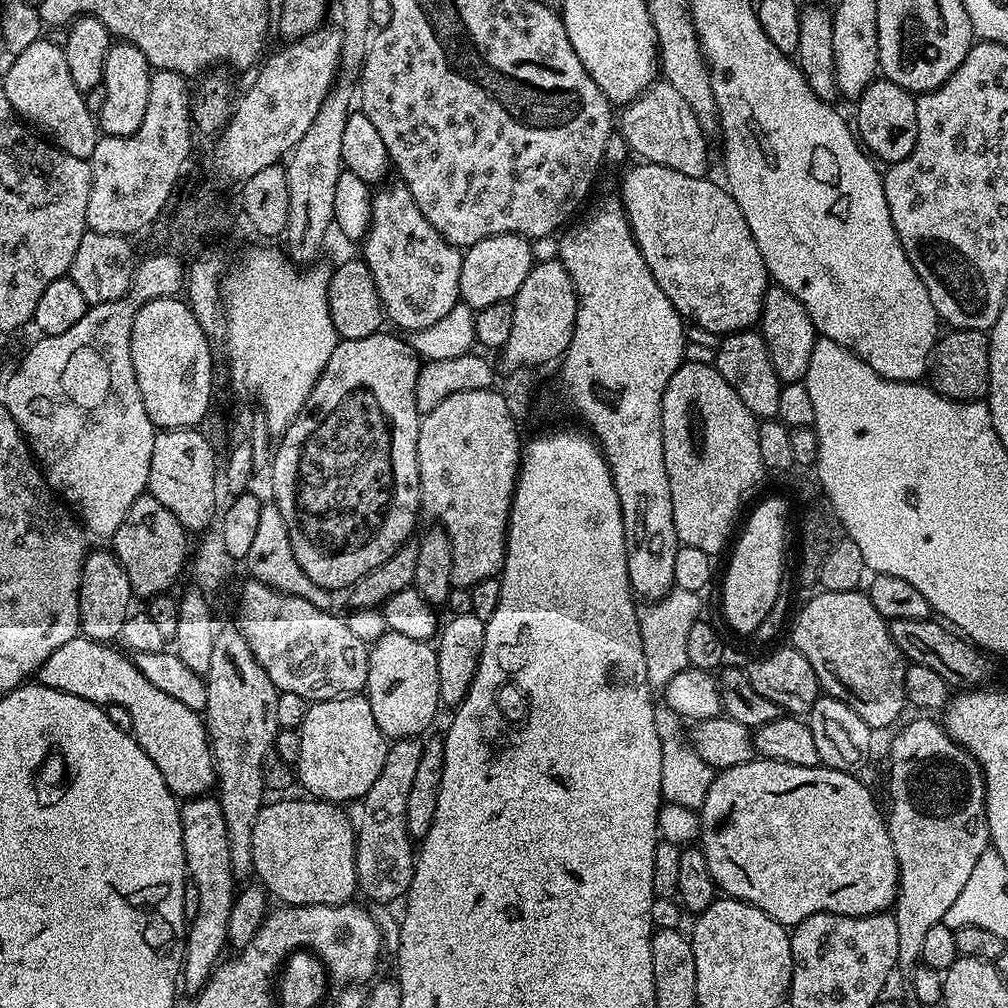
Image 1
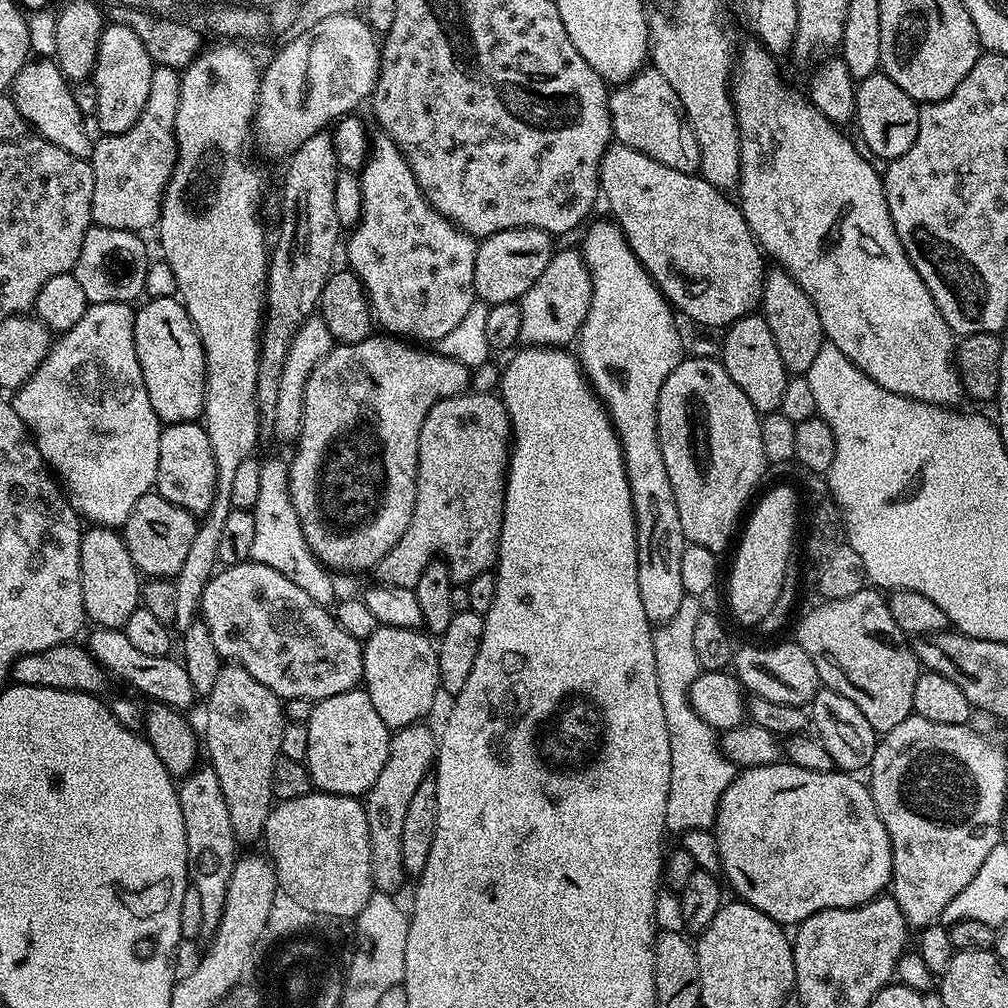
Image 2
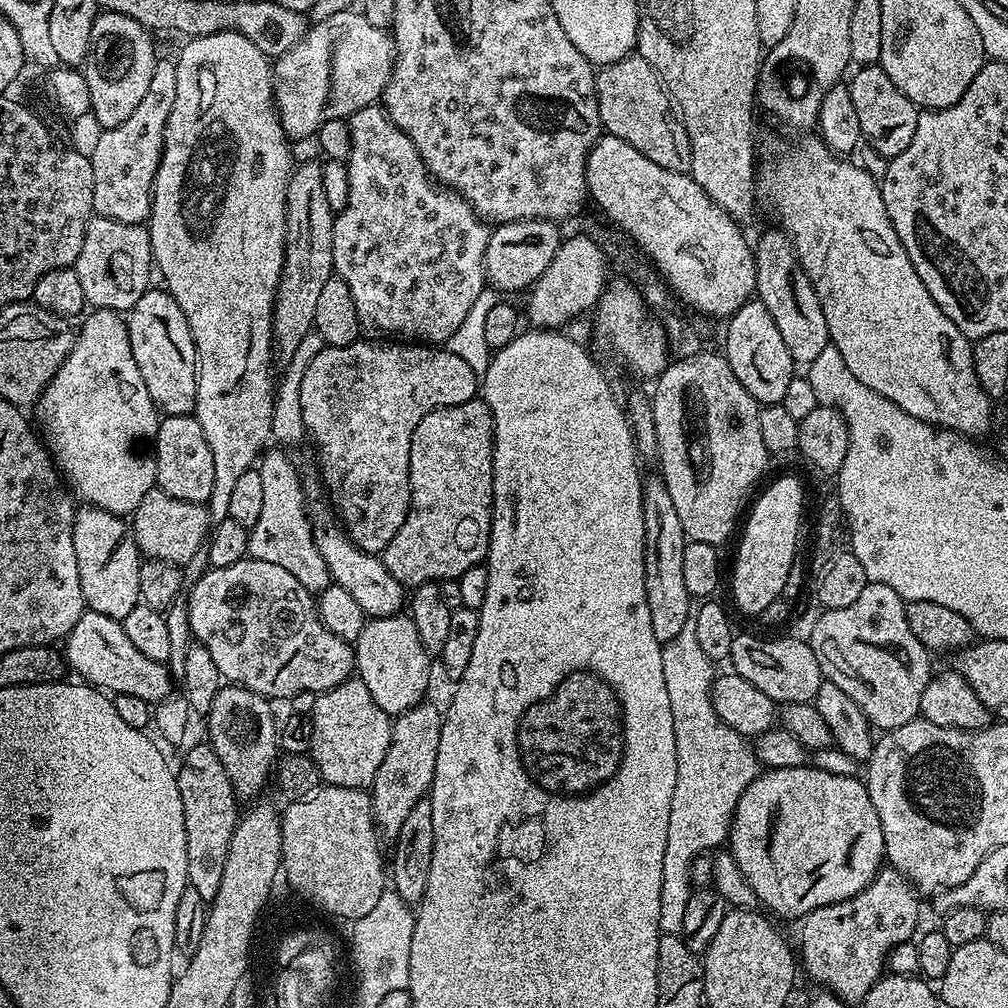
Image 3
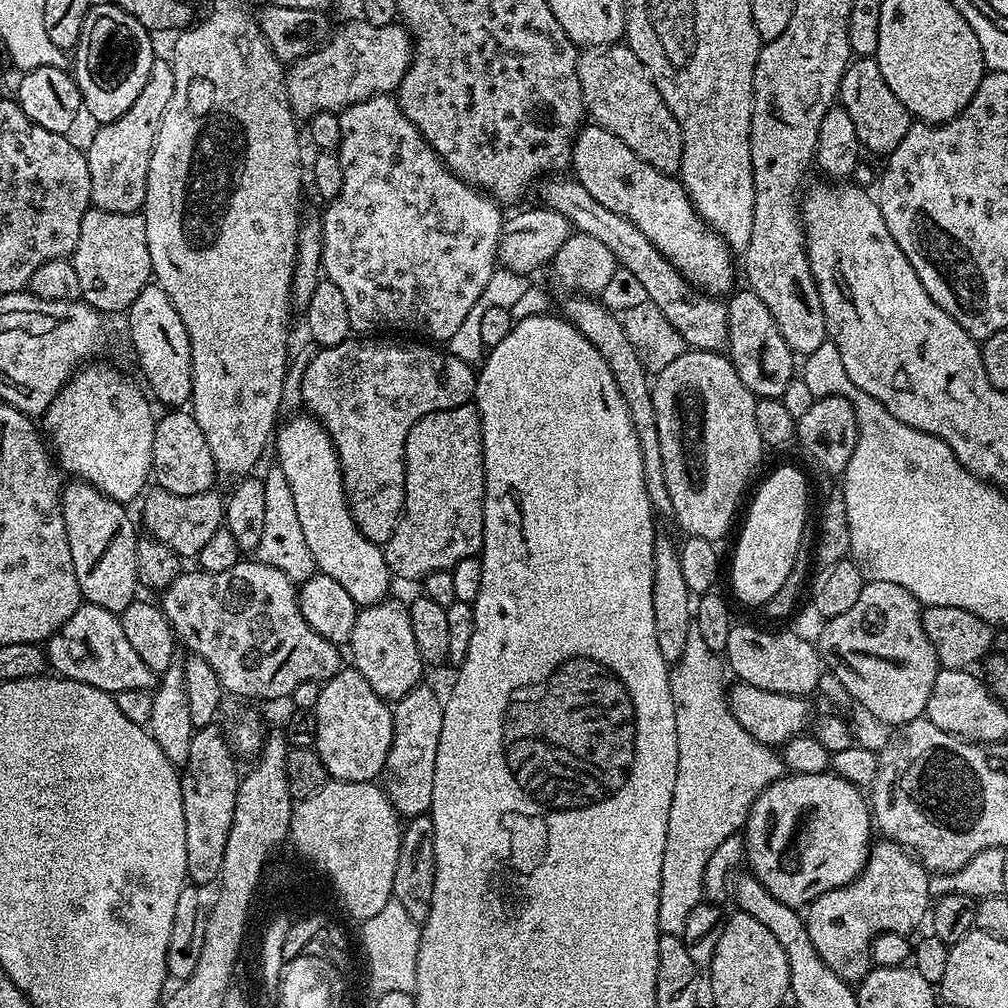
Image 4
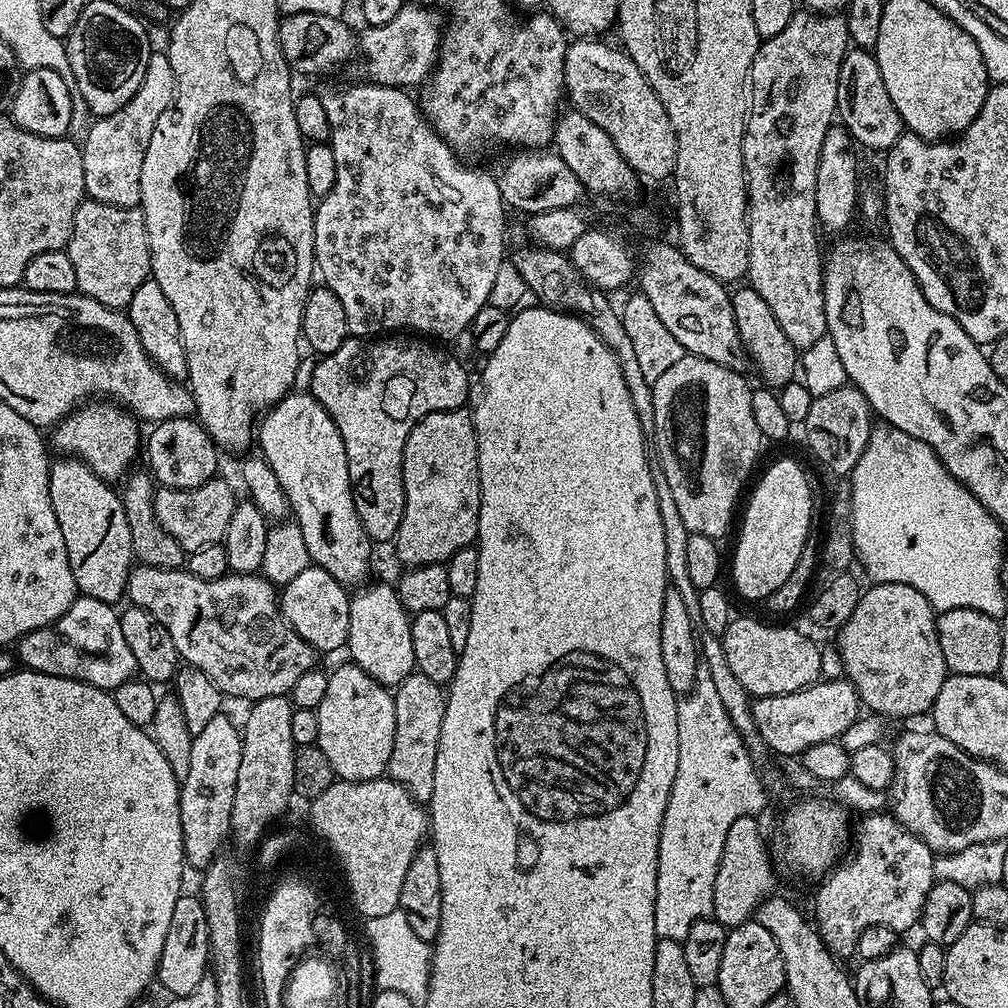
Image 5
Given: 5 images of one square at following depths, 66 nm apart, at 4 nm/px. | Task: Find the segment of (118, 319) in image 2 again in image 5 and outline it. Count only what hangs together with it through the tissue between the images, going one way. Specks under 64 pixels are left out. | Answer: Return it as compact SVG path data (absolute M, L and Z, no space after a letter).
M85 402L55 425L51 443L54 448L56 443L56 448L60 451L57 453L68 458L79 458L103 480L116 482L116 479L119 481L133 467L131 464L135 462L136 455L139 452L141 455L142 432L140 436L139 427L141 425L136 417L115 402Z

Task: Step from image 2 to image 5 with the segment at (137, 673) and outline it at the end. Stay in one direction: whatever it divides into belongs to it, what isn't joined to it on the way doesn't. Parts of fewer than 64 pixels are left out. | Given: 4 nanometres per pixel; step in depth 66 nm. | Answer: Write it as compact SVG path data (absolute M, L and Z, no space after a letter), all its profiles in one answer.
M77 595L76 601L62 614L62 618L55 620L49 628L39 628L26 634L15 645L15 655L25 669L51 676L65 676L71 680L81 680L92 684L95 688L111 690L122 686L122 682L133 679L137 675L134 653L122 634L120 625L120 612L106 602L98 602L98 598Z

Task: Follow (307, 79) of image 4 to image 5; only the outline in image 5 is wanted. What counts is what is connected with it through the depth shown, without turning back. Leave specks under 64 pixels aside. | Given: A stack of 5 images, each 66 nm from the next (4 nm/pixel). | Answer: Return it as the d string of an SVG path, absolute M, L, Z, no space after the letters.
M412 2L405 3L404 8L398 10L398 18L386 22L386 26L365 27L364 33L359 33L359 47L368 51L367 79L371 83L408 90L411 89L411 84L418 86L428 79L436 67L442 39L441 25L436 25L437 13L429 8Z

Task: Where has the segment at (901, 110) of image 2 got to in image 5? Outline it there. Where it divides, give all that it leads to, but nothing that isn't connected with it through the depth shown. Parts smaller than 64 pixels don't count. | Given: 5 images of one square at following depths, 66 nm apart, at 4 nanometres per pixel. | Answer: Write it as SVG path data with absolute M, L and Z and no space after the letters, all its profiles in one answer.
M853 47L844 55L842 70L838 70L836 110L839 123L861 149L873 148L879 154L887 153L906 131L898 110L894 110L894 102L890 102L890 93L886 91L886 82L882 82L882 70L878 70L875 55L862 48Z

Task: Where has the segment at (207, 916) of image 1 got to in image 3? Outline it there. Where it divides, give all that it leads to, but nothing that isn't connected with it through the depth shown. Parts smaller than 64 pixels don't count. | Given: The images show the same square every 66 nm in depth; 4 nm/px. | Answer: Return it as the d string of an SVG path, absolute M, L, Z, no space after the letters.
M208 742L196 744L184 756L184 765L176 772L178 794L182 794L182 814L186 818L186 874L188 887L198 890L206 902L211 902L222 886L222 870L226 870L226 854L230 854L230 838L236 829L238 797L227 777L222 759L218 758Z

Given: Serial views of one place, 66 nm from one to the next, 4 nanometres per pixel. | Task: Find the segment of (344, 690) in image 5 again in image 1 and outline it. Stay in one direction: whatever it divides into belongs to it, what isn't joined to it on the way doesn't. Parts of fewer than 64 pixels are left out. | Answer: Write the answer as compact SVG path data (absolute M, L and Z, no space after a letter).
M367 695L339 696L309 703L302 722L302 754L294 766L309 797L329 802L363 801L386 762L390 744L374 722Z

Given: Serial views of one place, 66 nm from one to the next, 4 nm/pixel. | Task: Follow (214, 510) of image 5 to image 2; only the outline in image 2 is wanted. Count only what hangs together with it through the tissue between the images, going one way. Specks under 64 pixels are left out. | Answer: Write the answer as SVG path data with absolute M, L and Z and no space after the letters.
M159 492L142 494L122 529L126 550L130 550L136 571L148 578L175 578L182 570L182 562L186 562L186 554L190 554L197 523L193 513L174 506L174 502L166 502Z

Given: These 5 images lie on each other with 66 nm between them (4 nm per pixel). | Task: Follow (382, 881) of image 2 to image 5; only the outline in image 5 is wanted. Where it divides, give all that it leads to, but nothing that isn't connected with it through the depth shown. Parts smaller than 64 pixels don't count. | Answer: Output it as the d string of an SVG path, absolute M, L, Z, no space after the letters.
M414 671L395 685L394 750L390 750L387 775L424 806L434 794L434 762L438 758L438 738L442 738L442 718L446 714L446 692L430 682L426 674Z

